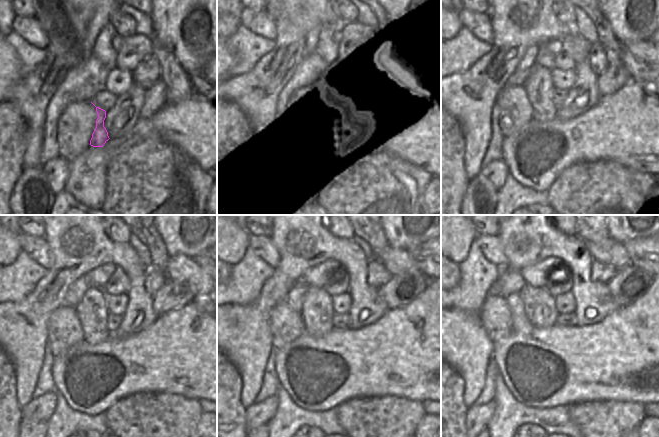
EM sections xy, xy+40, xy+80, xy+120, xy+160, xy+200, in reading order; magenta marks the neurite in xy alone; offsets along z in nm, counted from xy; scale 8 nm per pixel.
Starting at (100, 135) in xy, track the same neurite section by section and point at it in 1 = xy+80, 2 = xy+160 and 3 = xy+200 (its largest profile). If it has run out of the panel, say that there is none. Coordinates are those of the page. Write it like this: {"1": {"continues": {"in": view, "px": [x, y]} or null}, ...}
{"1": {"continues": {"in": "xy+80", "px": [539, 88]}}, "2": {"continues": {"in": "xy+160", "px": [317, 312]}}, "3": {"continues": {"in": "xy+200", "px": [540, 306]}}}

